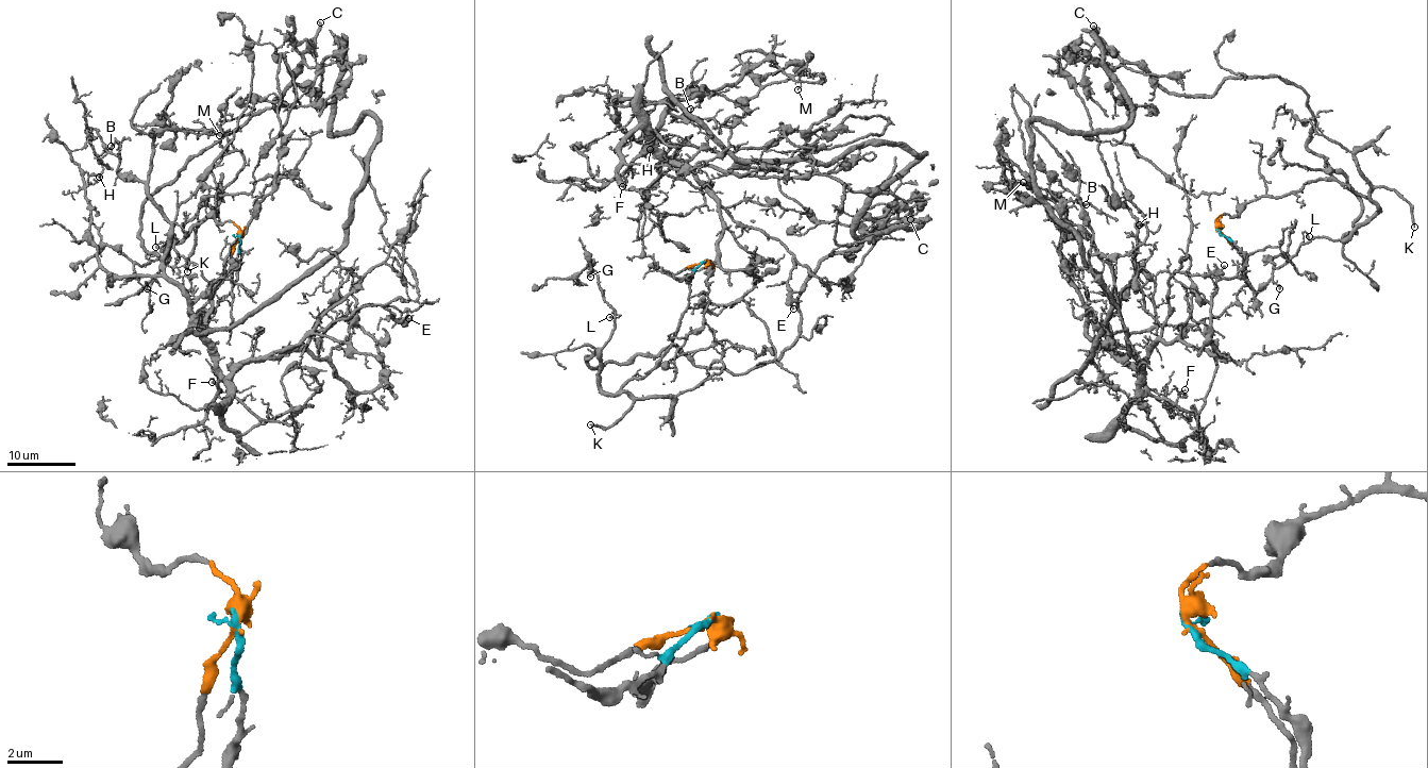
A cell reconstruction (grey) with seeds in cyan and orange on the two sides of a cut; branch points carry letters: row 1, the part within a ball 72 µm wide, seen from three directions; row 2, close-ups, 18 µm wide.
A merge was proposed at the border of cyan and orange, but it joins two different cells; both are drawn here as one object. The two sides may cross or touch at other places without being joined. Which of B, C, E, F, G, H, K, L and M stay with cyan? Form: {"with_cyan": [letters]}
{"with_cyan": ["B", "E", "F", "H", "M"]}

